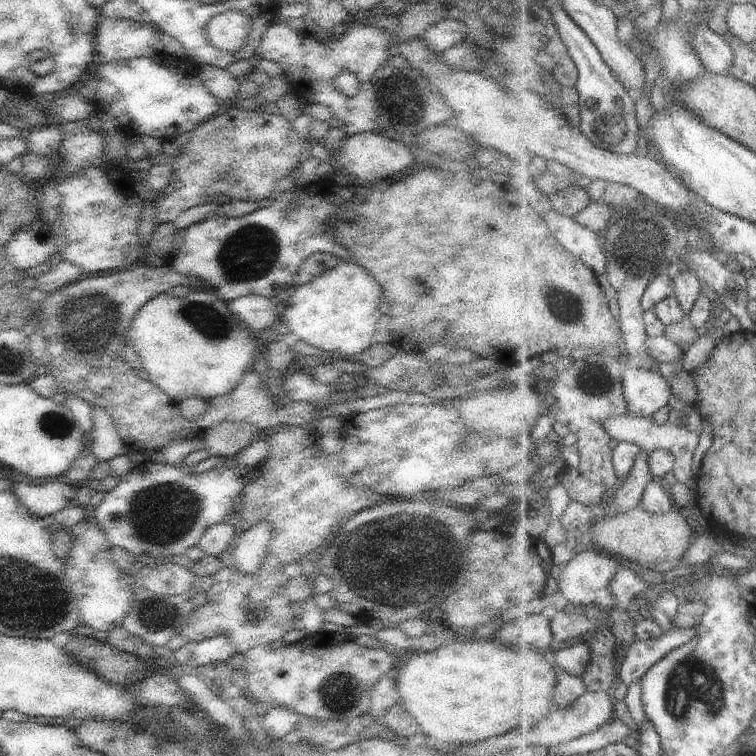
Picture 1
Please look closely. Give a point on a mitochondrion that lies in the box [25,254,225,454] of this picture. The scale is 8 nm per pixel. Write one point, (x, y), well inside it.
(88, 320)

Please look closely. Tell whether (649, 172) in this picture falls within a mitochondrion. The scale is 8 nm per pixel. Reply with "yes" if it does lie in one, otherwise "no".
no

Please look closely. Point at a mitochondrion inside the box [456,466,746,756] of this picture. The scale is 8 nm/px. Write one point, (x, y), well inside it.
(692, 691)

